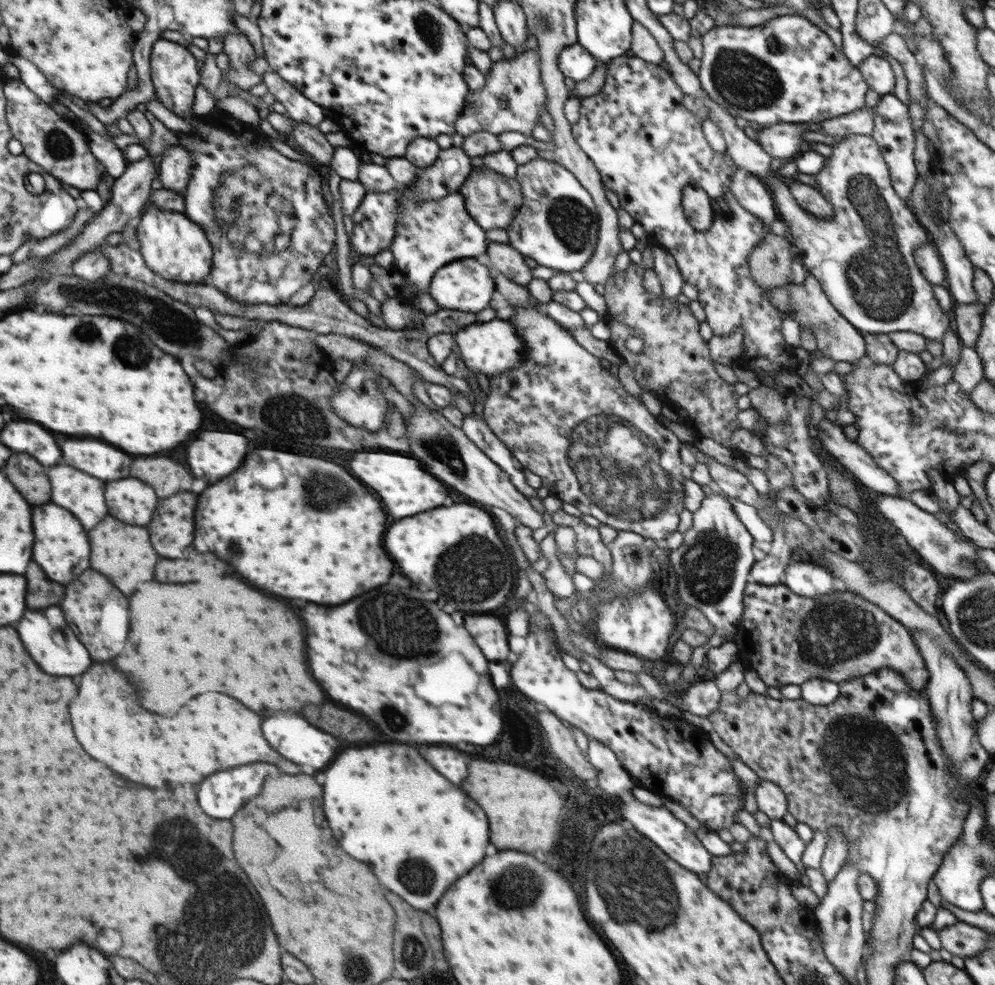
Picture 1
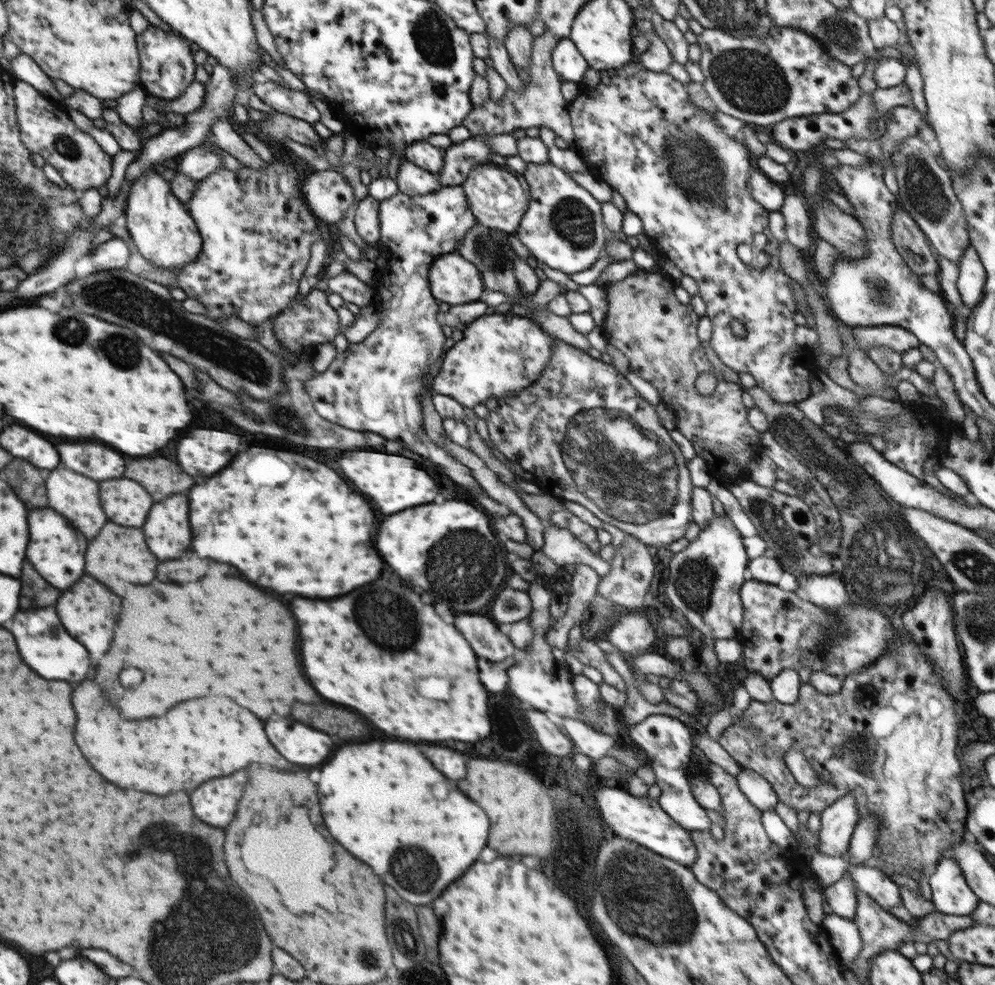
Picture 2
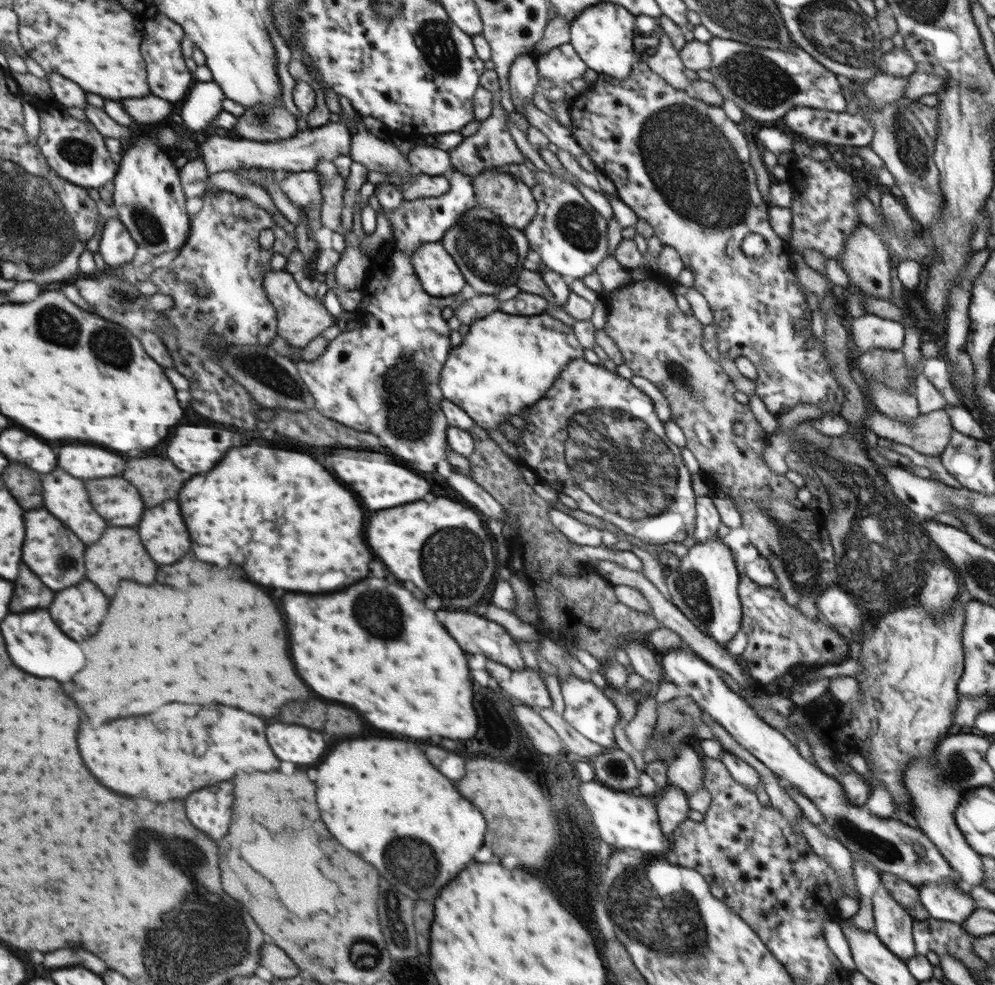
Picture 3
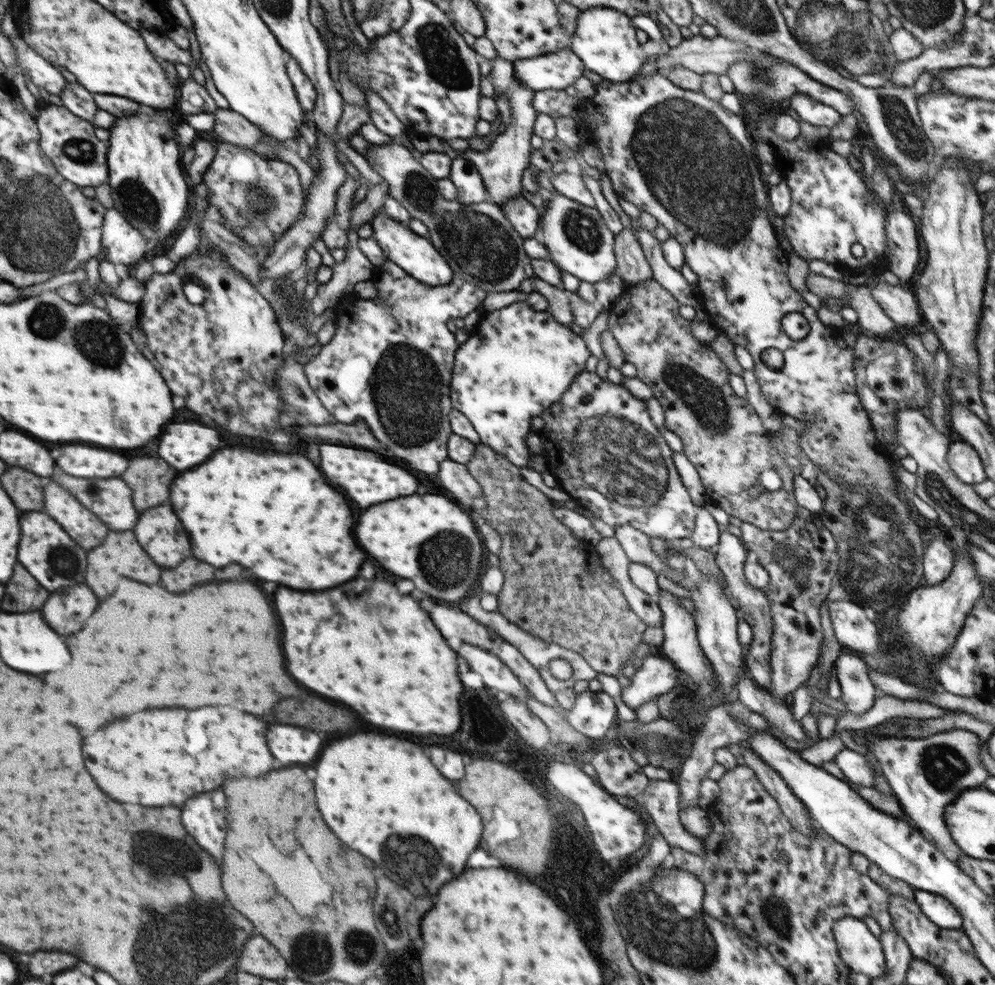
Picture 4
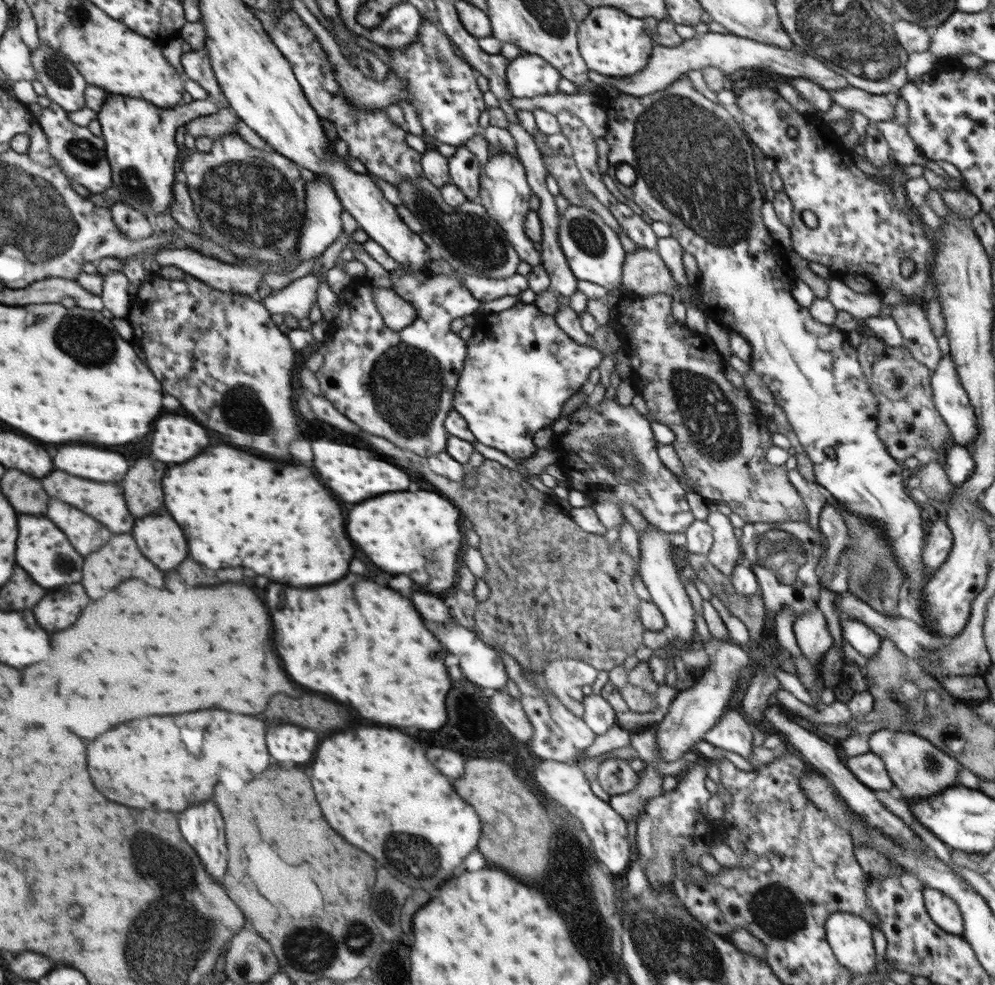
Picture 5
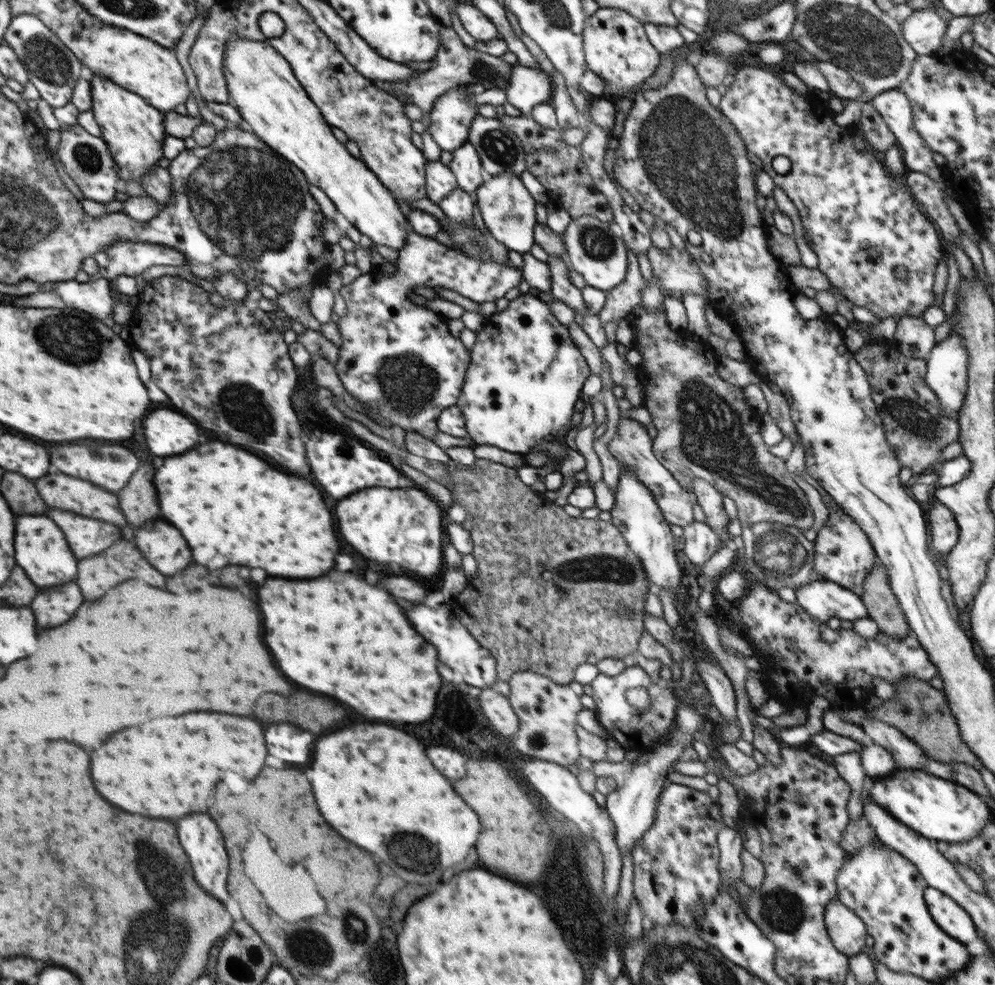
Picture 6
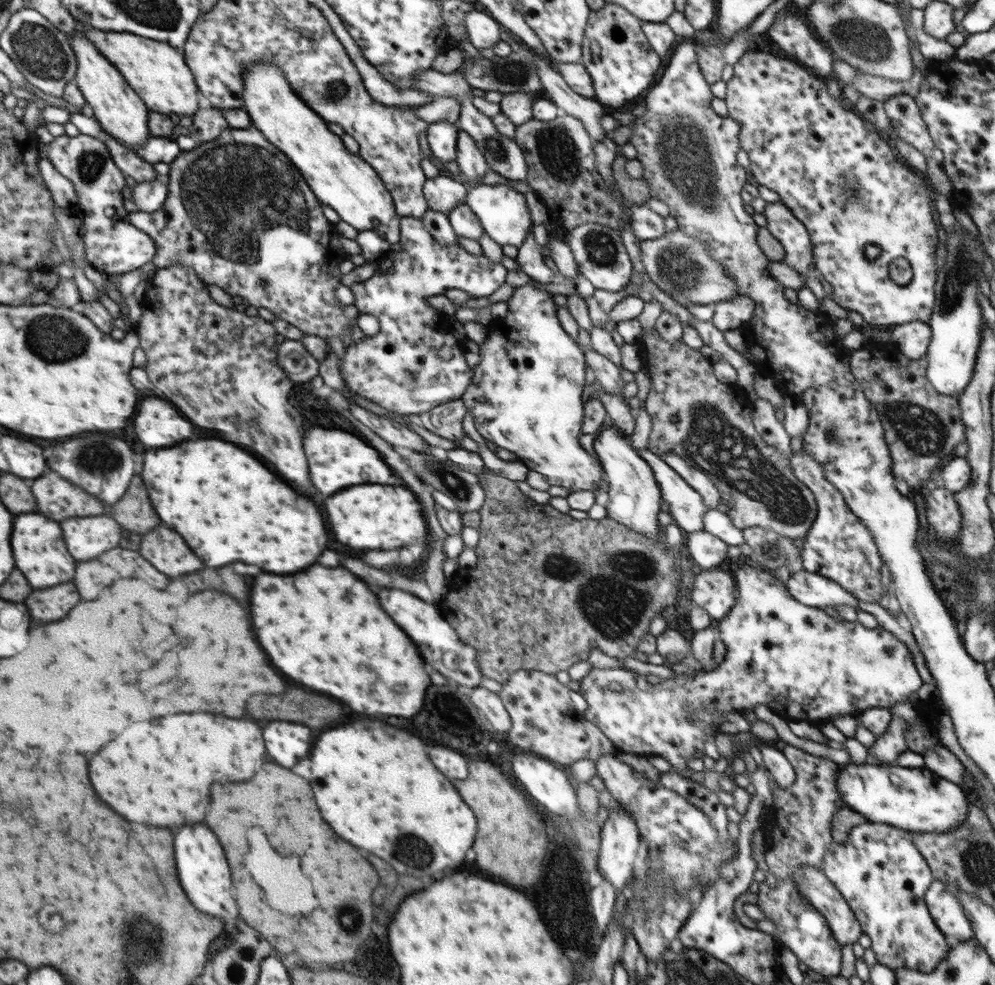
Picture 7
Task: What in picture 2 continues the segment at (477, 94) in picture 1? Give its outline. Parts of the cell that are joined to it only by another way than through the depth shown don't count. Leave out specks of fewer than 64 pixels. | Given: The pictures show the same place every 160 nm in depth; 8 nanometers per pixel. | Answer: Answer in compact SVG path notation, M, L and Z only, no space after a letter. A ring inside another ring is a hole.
M547 30L534 39L531 52L531 65L526 70L530 74L530 81L523 82L521 91L513 91L507 87L502 100L496 104L489 98L484 105L476 107L463 118L463 125L468 128L471 134L497 135L500 133L511 134L514 130L537 127L548 127L558 137L569 144L574 140L571 118L569 115L570 102L564 99L560 93L560 75L553 69L552 51L558 44L558 39Z

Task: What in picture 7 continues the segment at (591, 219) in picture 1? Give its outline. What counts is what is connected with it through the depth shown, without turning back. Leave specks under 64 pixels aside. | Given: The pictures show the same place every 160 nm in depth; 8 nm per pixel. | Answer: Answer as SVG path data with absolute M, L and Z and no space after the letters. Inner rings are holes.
M590 222L572 229L565 238L578 265L579 275L585 277L595 289L620 292L633 276L633 264L621 239L621 233L618 229Z

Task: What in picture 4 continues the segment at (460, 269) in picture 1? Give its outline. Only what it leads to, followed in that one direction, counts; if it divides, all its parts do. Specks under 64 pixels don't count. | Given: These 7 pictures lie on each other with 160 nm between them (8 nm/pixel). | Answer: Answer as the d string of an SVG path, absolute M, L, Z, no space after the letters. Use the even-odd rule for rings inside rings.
M384 210L378 211L374 219L369 222L375 230L374 238L385 252L389 263L398 265L403 272L414 277L414 279L424 282L428 287L437 287L447 285L452 281L454 272L446 262L445 256L442 256L436 247L428 238L424 238L414 233L405 224L398 223L386 215Z

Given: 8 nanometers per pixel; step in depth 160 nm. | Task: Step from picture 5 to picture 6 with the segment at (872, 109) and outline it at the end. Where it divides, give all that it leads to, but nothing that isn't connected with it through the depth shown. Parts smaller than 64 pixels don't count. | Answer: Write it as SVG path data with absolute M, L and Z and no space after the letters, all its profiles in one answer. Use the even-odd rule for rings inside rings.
M899 89L887 90L878 94L871 100L872 106L884 118L889 129L895 134L897 145L899 145L902 152L903 163L906 165L908 171L917 171L926 174L934 181L943 180L943 168L936 165L934 161L934 152L928 144L922 141L922 137L918 134L917 128L913 123L912 107L908 97Z

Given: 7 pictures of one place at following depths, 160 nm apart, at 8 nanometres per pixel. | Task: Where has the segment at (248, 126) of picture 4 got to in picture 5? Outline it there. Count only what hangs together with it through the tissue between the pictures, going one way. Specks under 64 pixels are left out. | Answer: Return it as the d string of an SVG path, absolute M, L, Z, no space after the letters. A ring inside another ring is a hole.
M228 108L220 109L216 114L208 116L199 116L190 122L187 122L187 132L195 139L199 137L210 137L216 140L223 134L234 134L236 132L236 124L239 118L232 114Z

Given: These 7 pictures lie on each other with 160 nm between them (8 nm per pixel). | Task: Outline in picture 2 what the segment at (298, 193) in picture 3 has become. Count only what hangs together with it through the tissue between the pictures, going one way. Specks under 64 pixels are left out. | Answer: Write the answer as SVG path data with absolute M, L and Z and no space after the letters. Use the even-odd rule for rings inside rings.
M331 169L307 172L301 192L314 216L327 223L336 223L351 215L355 207L353 188L343 174Z

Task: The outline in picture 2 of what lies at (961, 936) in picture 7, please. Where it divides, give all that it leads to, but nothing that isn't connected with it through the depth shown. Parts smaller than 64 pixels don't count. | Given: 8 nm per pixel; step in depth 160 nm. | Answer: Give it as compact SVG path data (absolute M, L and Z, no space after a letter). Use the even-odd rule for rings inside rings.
M942 857L930 872L932 904L936 913L969 915L979 904L979 899L968 886L961 866L952 858Z

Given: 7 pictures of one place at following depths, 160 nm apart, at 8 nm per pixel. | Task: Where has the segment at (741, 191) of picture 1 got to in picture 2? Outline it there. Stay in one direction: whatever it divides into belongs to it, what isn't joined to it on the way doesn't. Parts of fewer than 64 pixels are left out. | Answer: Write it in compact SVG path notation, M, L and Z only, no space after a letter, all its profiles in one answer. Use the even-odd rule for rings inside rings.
M760 170L751 172L748 191L750 191L750 197L768 212L781 211L786 199L779 184L771 181Z

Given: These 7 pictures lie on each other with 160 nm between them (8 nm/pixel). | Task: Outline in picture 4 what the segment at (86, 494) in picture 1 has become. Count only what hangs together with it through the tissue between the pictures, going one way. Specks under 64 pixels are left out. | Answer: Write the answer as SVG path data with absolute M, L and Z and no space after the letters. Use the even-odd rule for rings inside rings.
M48 482L44 486L44 500L46 500L46 512L54 514L86 550L96 548L102 544L102 540L108 534L108 528L104 522L100 522L90 510L86 510L68 490L58 486L56 482Z

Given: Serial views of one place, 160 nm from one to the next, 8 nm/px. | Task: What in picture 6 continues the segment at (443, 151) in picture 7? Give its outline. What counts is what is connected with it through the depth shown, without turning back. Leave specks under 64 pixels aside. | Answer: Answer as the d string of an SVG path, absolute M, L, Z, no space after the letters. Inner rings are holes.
M458 85L435 99L429 114L429 131L442 151L454 152L469 142L472 121L479 116L470 100L471 86Z

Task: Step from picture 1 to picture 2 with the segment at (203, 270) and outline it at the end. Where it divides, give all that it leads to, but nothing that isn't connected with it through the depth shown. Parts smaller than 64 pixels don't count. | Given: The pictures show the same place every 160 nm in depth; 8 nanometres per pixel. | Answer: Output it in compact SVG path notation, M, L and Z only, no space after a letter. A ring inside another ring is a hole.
M161 169L142 175L130 185L124 208L128 232L146 260L171 271L197 260L203 249L201 234L185 204L173 193L171 183L162 177Z

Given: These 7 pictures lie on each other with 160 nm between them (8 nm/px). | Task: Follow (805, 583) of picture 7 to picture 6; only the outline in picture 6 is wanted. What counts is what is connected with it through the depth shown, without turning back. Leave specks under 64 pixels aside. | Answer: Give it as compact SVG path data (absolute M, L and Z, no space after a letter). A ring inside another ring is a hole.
M813 579L796 588L795 594L796 603L818 623L827 623L830 618L852 623L869 616L861 597L832 581Z

